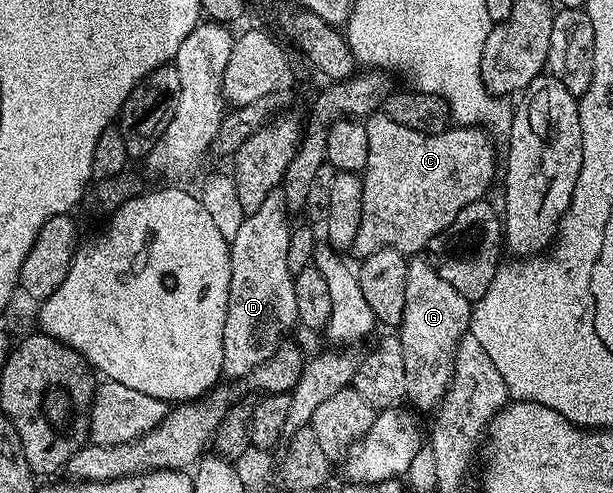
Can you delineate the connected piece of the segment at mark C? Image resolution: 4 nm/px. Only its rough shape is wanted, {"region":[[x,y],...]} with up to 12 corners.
{"region":[[364,123],[351,254],[415,256],[498,159],[487,130]]}

